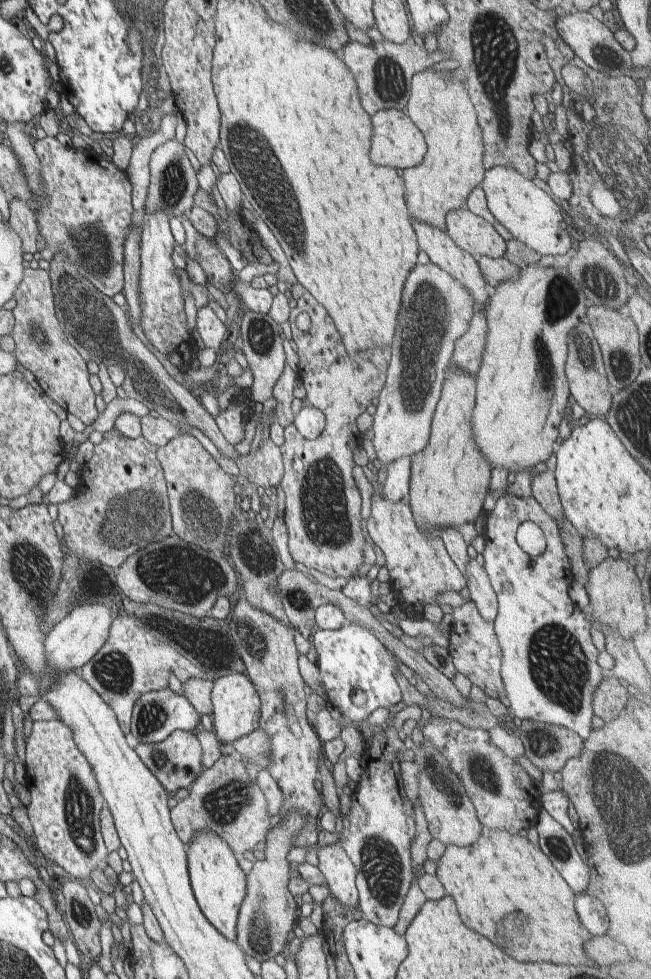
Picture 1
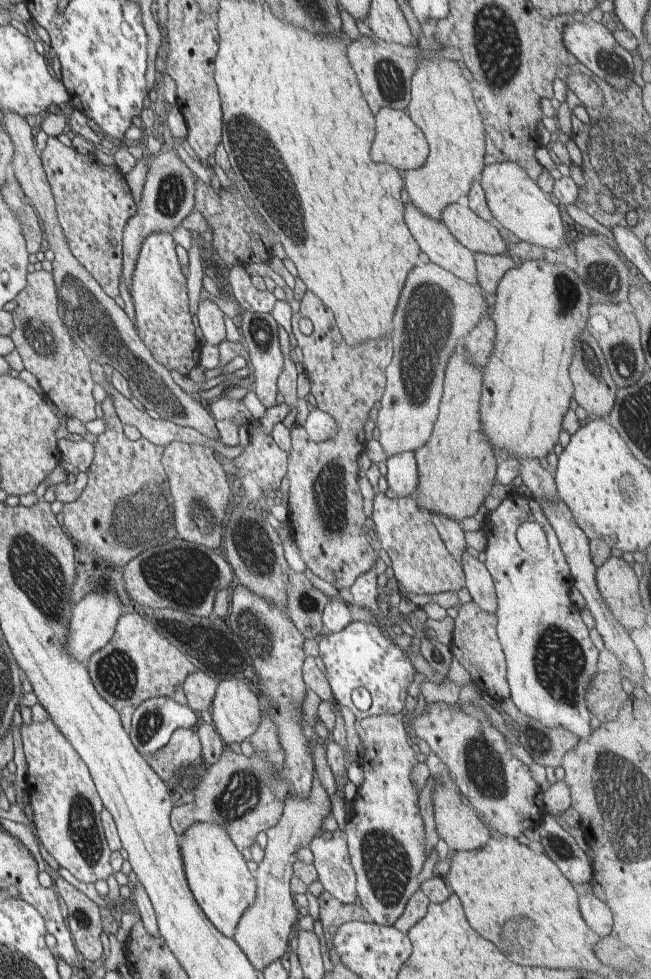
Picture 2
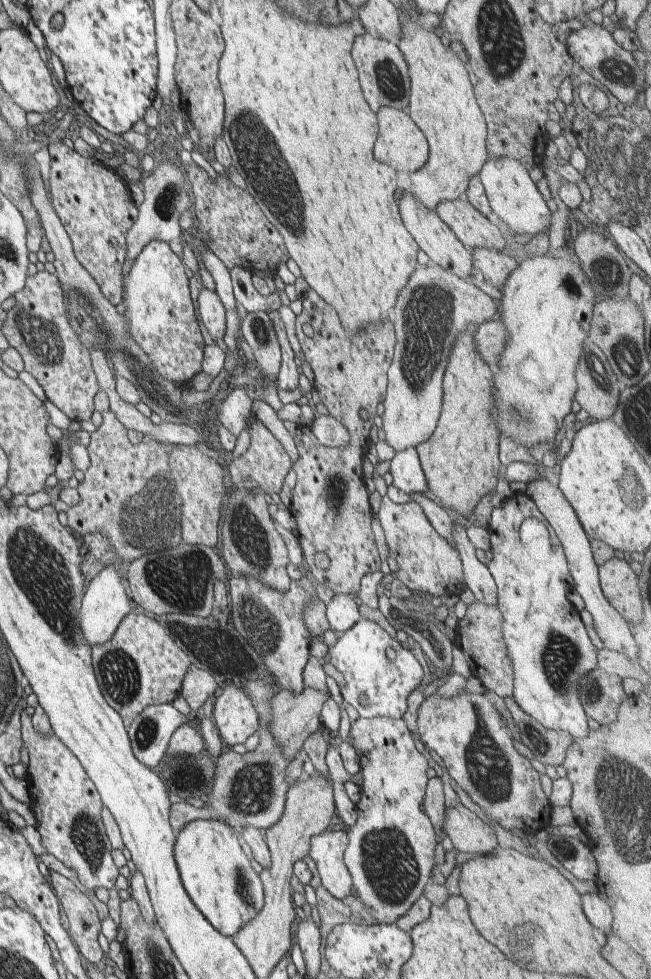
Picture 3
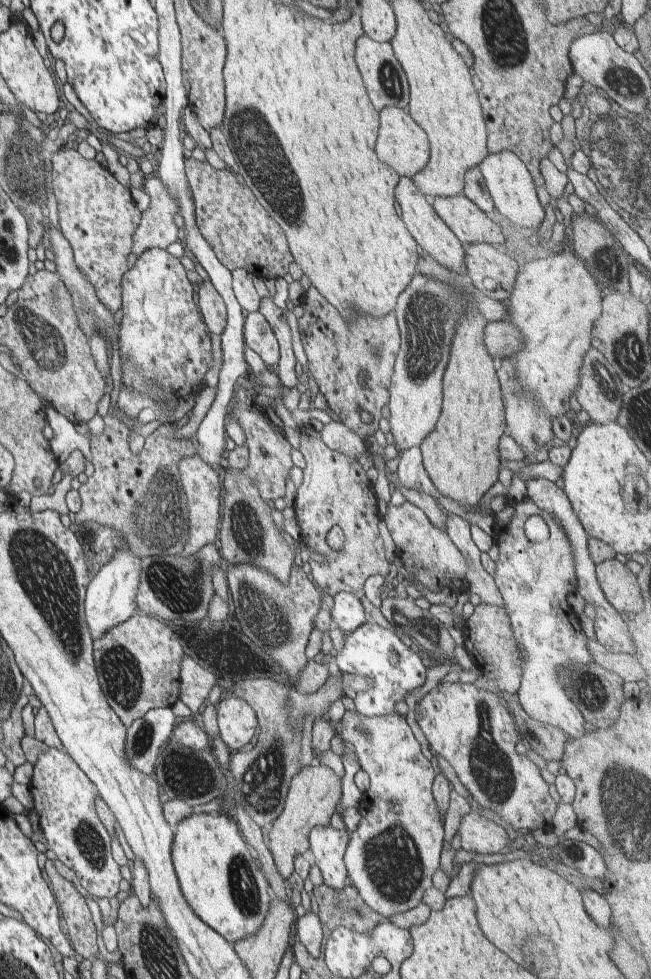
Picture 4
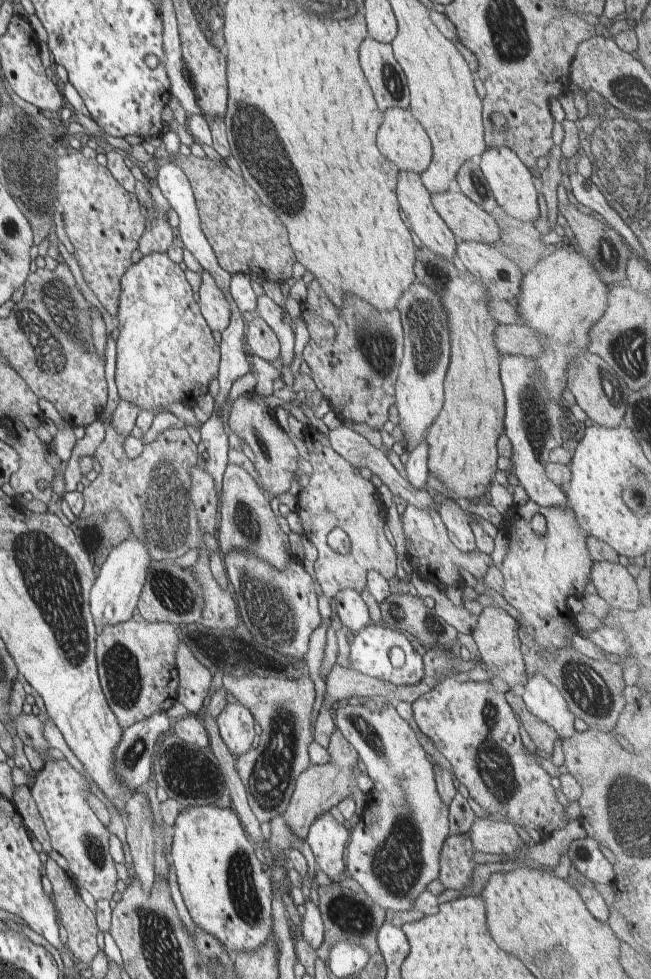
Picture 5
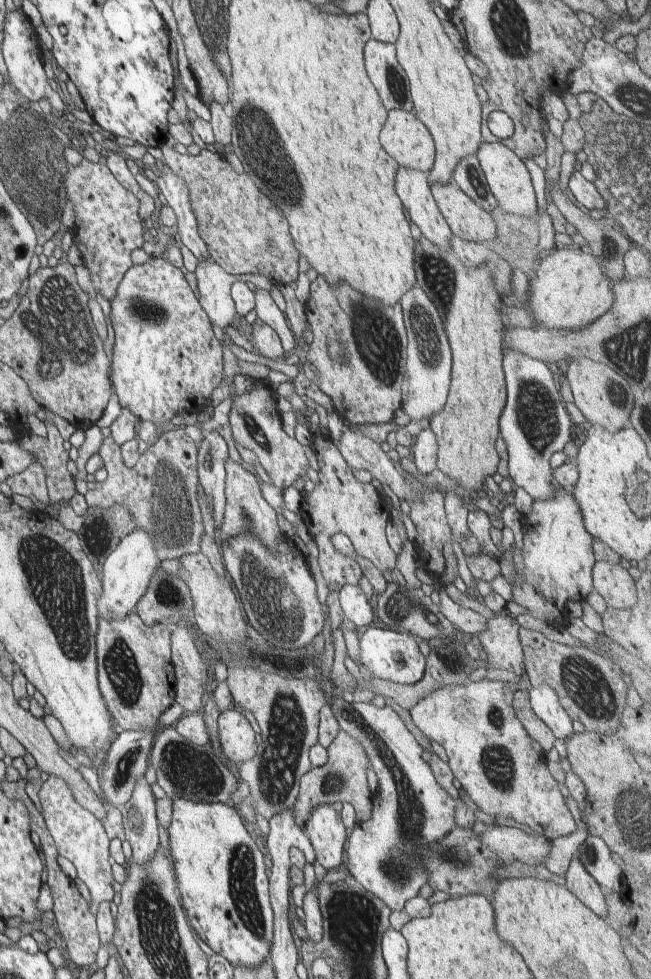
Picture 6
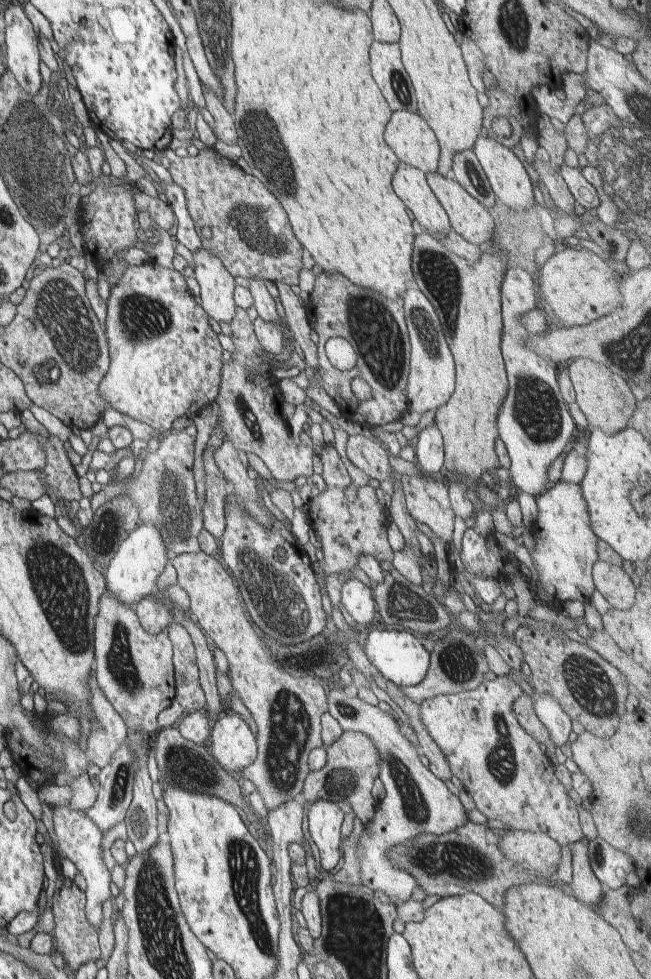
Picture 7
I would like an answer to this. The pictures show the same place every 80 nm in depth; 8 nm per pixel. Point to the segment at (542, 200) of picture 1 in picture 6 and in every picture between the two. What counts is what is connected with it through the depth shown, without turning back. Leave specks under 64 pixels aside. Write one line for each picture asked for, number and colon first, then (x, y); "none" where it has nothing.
2: (515, 200)
3: (512, 194)
4: (512, 188)
5: (510, 180)
6: (507, 175)

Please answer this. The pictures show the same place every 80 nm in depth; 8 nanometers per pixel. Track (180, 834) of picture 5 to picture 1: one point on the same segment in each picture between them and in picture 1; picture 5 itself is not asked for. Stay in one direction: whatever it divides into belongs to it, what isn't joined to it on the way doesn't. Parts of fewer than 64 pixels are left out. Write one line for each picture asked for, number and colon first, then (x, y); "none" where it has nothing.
1: (217, 880)
2: (216, 871)
3: (218, 876)
4: (220, 880)

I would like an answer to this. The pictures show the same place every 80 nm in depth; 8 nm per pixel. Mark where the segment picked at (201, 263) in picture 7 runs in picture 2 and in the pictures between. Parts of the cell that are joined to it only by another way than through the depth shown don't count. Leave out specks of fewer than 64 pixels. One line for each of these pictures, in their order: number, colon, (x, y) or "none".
2: (210, 317)
3: (210, 307)
4: (214, 312)
5: (215, 307)
6: (214, 284)

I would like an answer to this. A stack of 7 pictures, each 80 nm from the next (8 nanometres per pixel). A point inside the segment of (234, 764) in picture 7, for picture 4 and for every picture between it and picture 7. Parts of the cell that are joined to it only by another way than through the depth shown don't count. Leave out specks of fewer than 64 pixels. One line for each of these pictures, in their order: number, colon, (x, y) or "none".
4: (237, 721)
5: (236, 724)
6: (237, 739)

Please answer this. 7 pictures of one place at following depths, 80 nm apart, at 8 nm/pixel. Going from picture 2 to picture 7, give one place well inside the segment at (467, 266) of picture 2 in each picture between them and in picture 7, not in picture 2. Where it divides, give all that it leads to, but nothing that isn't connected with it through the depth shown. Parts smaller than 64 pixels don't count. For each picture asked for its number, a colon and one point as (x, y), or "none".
3: (435, 238)
4: (428, 229)
5: (413, 197)
6: (412, 186)
7: (411, 185)

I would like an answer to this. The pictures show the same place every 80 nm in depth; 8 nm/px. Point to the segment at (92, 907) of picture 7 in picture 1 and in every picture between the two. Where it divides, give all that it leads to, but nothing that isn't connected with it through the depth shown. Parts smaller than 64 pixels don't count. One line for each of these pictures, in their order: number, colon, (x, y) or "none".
1: (66, 802)
2: (67, 808)
3: (67, 806)
4: (64, 797)
5: (61, 793)
6: (79, 835)

